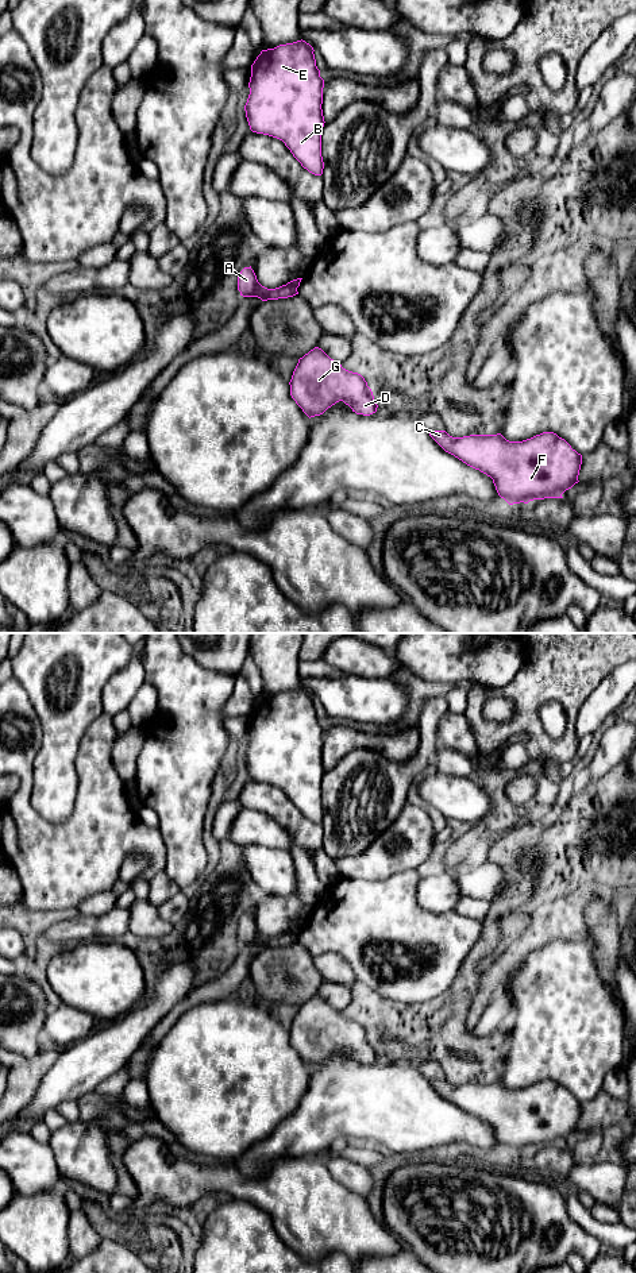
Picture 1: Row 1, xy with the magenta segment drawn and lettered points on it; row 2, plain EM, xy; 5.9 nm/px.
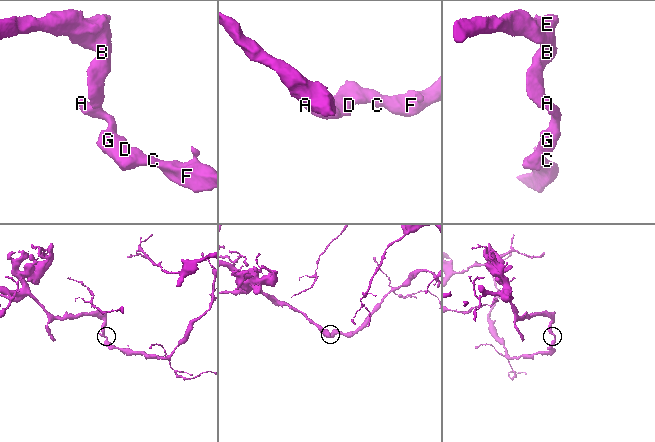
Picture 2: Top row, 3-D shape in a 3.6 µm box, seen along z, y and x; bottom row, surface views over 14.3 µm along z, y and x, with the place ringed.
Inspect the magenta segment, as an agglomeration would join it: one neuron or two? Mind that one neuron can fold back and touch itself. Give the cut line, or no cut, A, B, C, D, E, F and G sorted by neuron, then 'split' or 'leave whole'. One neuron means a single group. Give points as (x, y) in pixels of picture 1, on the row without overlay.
cut xy (285, 933), (296, 936); groups A C D F G / B E; split

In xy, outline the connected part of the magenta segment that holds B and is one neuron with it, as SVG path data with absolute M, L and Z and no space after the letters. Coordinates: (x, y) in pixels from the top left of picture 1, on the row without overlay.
M305 688L262 698L251 713L250 742L244 753L250 778L285 791L304 817L321 823L323 736L324 728L316 714L313 695Z

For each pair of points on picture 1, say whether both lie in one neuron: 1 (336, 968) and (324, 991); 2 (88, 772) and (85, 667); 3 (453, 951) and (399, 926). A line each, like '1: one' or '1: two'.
1: one
2: two
3: one

